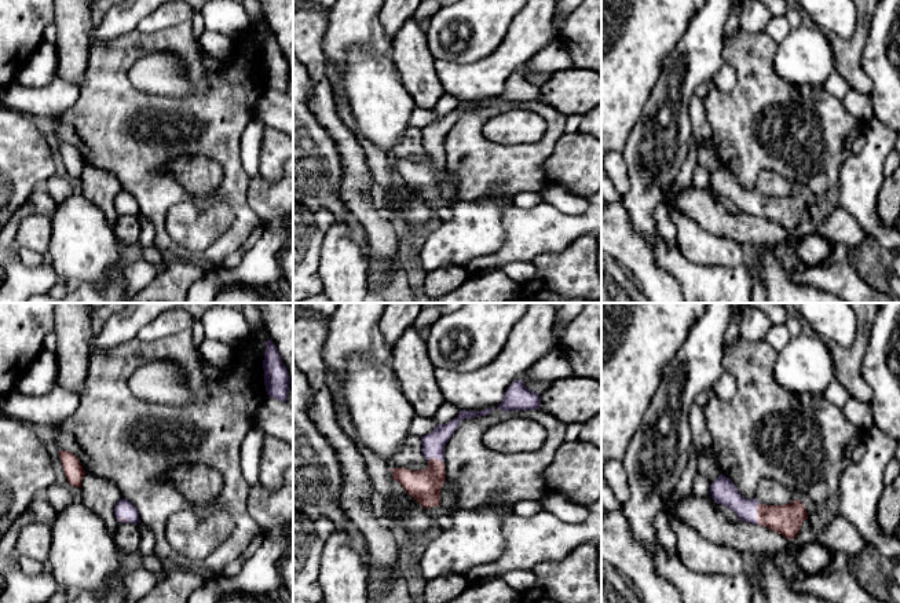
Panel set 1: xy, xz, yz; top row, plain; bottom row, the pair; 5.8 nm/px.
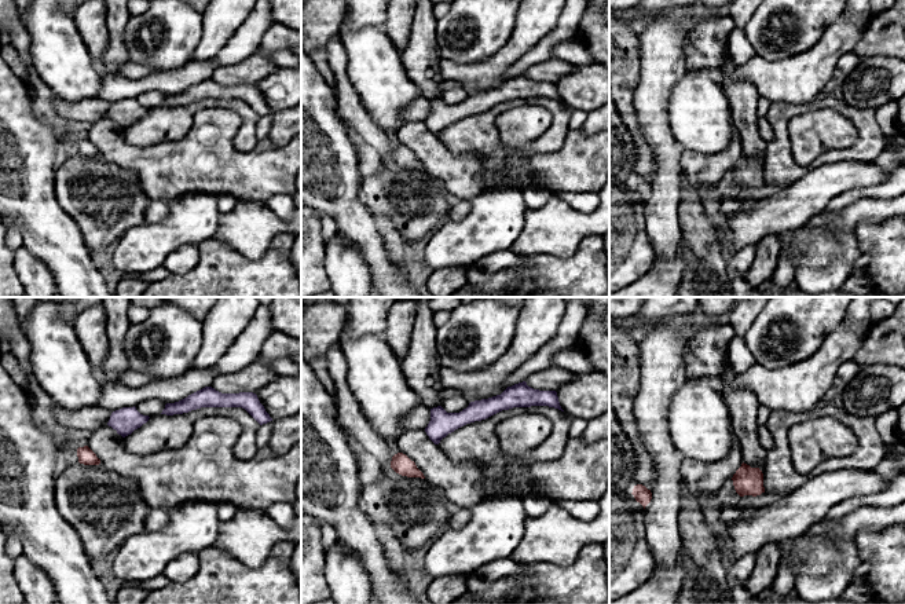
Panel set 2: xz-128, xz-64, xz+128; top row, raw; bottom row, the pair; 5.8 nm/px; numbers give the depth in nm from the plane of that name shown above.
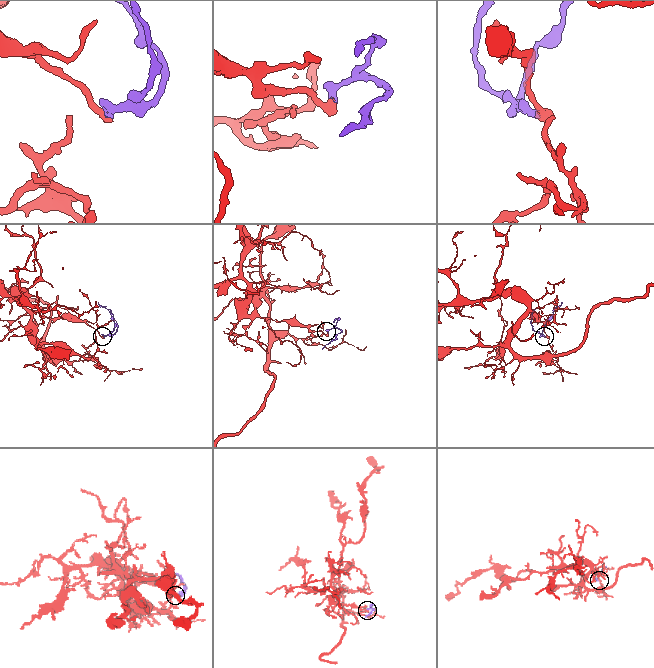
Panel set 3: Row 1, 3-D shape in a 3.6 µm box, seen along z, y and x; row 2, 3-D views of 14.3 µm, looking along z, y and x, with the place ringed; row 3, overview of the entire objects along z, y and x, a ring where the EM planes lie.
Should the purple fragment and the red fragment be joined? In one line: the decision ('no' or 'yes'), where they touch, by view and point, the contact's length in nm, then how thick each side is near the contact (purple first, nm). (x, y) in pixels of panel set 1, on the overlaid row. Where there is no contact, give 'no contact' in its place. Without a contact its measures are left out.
yes | yz (756, 514) | 130 nm | 150/180 nm

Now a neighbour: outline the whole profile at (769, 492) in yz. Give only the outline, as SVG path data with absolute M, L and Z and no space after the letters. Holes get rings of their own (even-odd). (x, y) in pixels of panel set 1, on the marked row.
M765 478L758 483L756 500L765 505L786 505L798 498L783 483L772 478Z

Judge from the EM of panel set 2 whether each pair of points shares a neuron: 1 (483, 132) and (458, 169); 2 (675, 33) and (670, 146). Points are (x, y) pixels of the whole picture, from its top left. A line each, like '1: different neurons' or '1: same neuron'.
1: different neurons
2: same neuron

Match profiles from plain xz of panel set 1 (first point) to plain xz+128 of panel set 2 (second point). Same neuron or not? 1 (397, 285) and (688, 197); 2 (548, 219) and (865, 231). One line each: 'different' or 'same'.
1: same
2: different

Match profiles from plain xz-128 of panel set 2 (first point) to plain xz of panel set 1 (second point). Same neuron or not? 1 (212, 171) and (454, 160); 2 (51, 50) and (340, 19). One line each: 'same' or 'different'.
1: different
2: different

